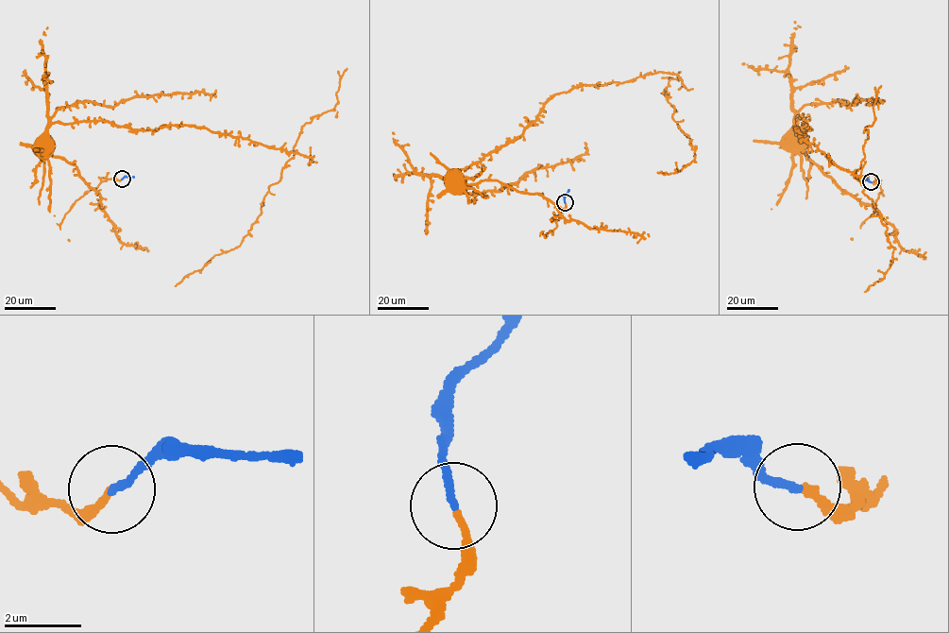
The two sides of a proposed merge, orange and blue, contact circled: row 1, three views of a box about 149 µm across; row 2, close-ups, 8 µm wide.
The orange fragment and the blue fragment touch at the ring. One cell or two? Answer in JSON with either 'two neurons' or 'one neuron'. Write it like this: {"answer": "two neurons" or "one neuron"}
{"answer": "one neuron"}

